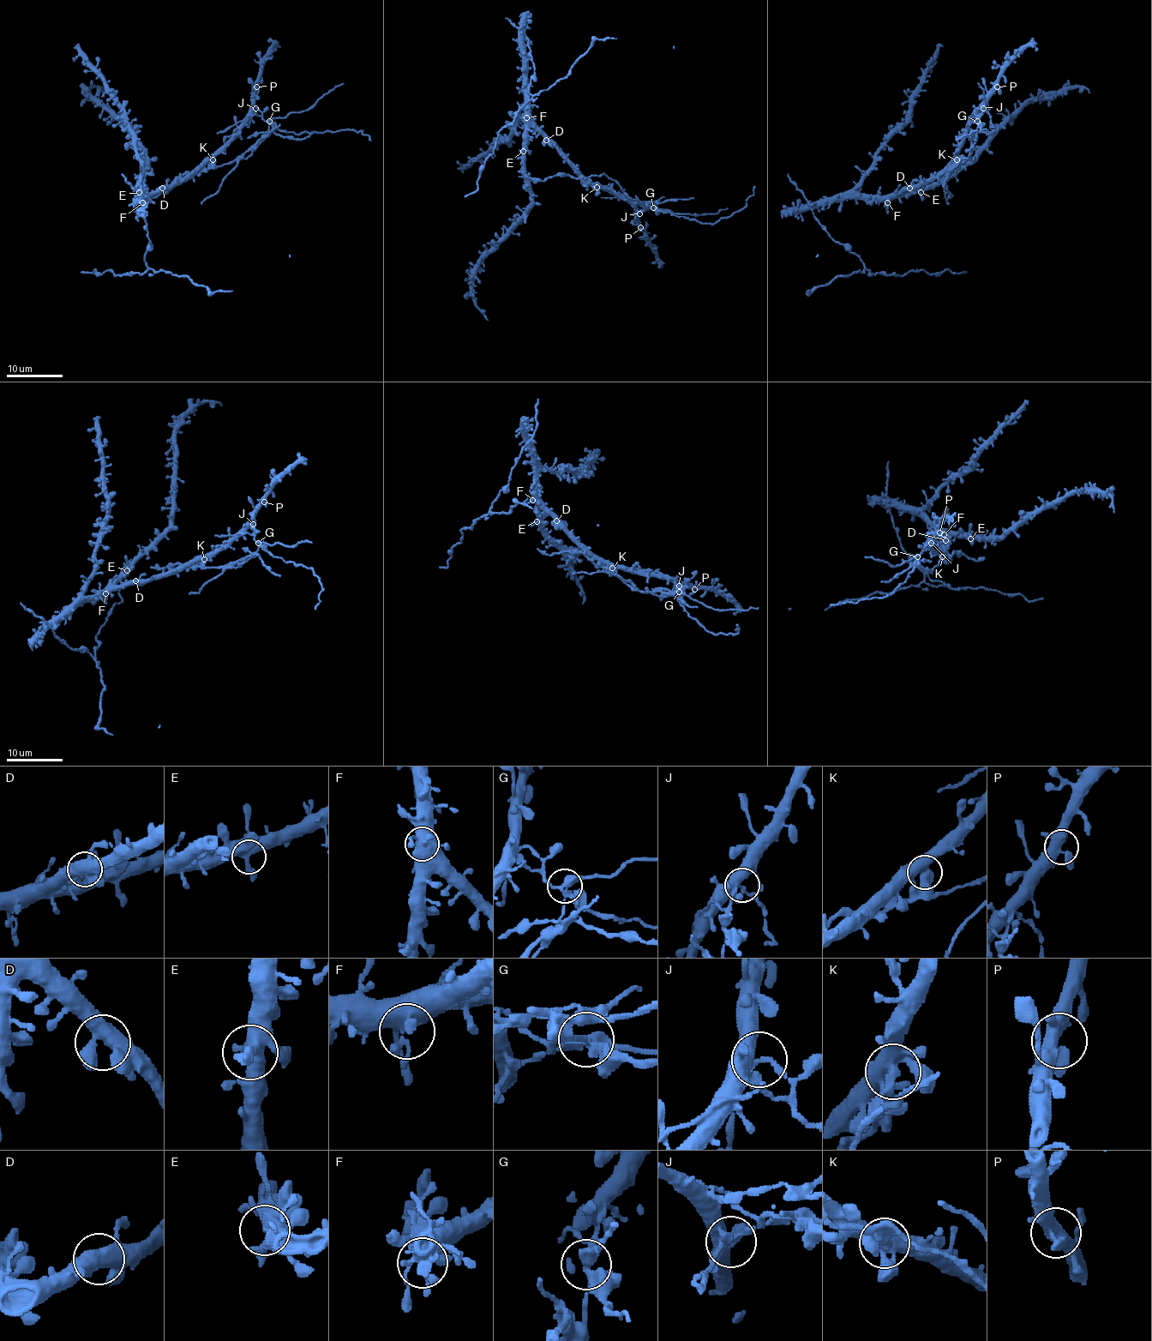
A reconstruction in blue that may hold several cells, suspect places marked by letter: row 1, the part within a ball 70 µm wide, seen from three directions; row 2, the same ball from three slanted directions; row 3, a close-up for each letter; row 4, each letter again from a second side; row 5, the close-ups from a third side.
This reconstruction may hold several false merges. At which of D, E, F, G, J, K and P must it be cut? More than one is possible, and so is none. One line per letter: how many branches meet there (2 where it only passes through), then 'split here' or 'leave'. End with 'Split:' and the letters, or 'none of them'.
D: 4 | leave
E: 6 | leave
F: 4 | leave
G: 4 | split here
J: 4 | leave
K: 4 | split here
P: 4 | leave
Split: G, K

